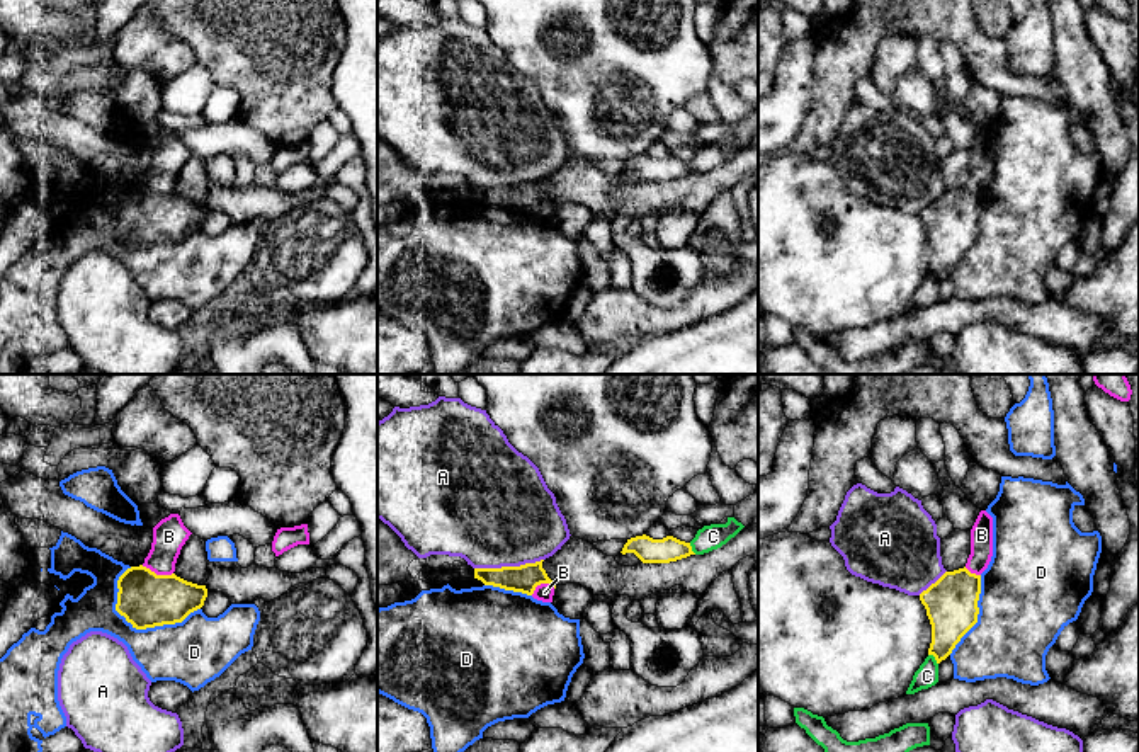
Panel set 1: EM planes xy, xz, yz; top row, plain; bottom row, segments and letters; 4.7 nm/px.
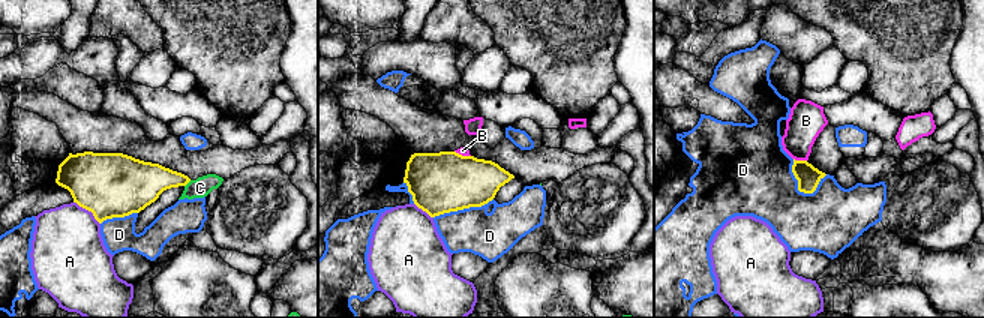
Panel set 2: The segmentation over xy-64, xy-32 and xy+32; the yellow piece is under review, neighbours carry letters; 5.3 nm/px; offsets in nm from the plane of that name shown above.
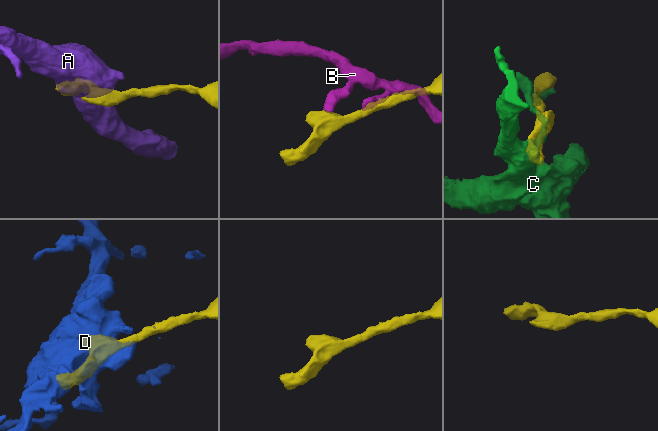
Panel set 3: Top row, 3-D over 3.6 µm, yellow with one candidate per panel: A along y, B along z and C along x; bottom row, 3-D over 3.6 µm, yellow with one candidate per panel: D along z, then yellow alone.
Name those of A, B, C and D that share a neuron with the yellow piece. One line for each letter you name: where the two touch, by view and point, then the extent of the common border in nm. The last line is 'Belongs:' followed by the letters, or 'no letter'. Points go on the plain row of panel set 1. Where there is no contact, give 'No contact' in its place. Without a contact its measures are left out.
Belongs: no letter

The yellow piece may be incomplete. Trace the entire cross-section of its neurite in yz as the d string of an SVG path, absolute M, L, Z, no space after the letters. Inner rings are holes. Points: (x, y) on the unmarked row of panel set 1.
M966 185L945 191L935 202L920 213L932 243L928 274L937 282L945 279L960 257L978 242L981 194Z

